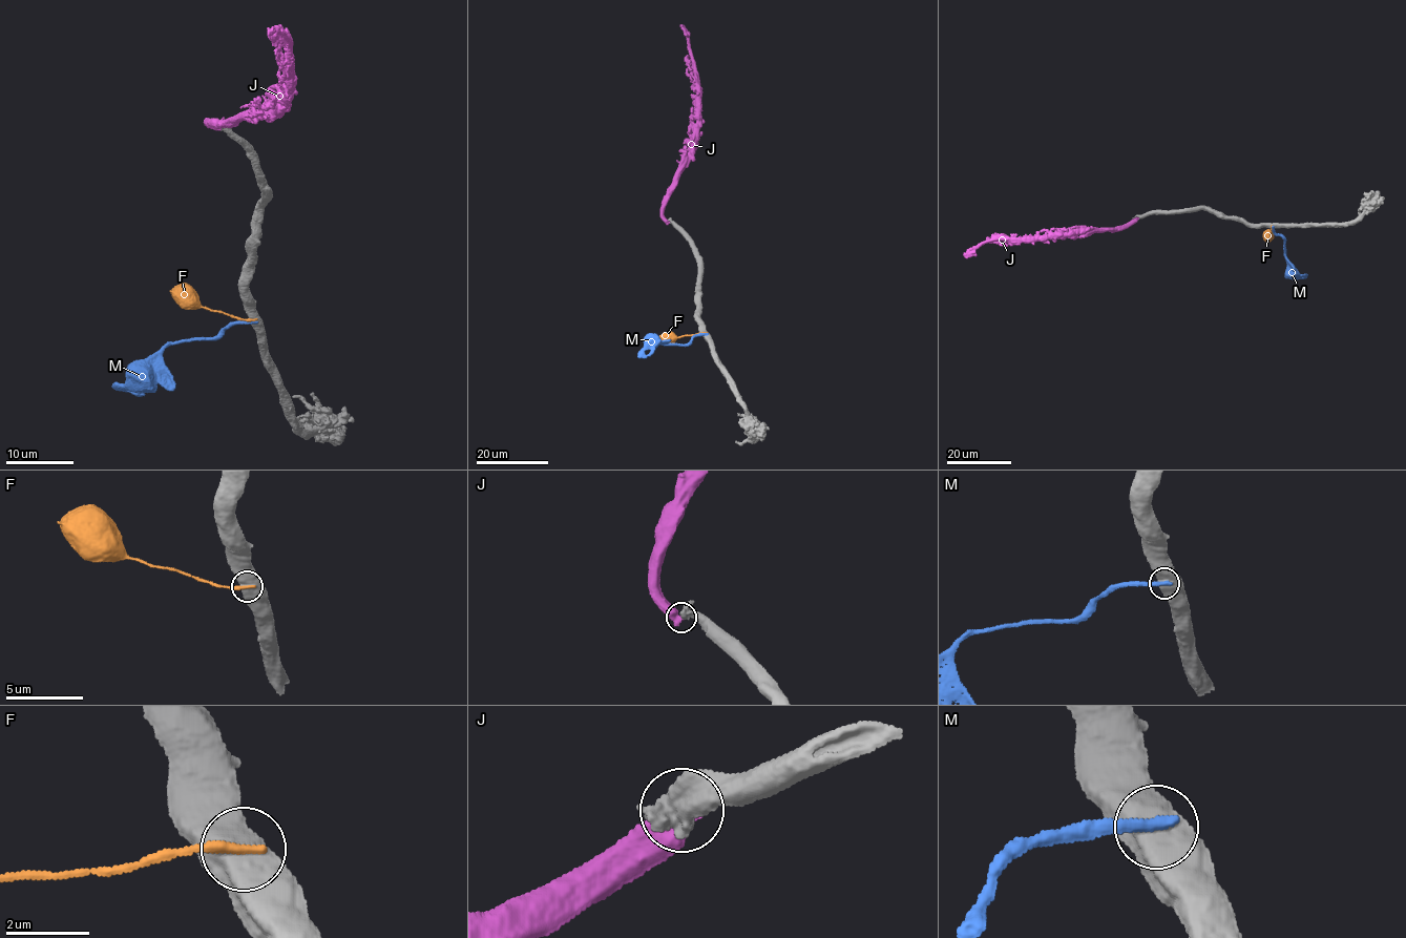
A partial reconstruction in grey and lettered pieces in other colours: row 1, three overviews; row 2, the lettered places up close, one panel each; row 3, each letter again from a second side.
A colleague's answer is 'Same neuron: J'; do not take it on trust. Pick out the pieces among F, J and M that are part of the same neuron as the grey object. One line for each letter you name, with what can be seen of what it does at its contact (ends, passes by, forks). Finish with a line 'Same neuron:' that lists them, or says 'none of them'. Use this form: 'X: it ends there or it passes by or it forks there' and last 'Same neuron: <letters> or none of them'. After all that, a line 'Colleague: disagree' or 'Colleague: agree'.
J: it ends there
Same neuron: J
Colleague: agree

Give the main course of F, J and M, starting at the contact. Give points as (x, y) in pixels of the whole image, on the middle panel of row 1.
F: (706, 333), (660, 339)
J: (668, 222), (663, 214), (664, 201), (694, 143), (697, 117), (696, 68), (683, 25)
M: (706, 334), (696, 334), (685, 345), (654, 344), (641, 352), (644, 357)

